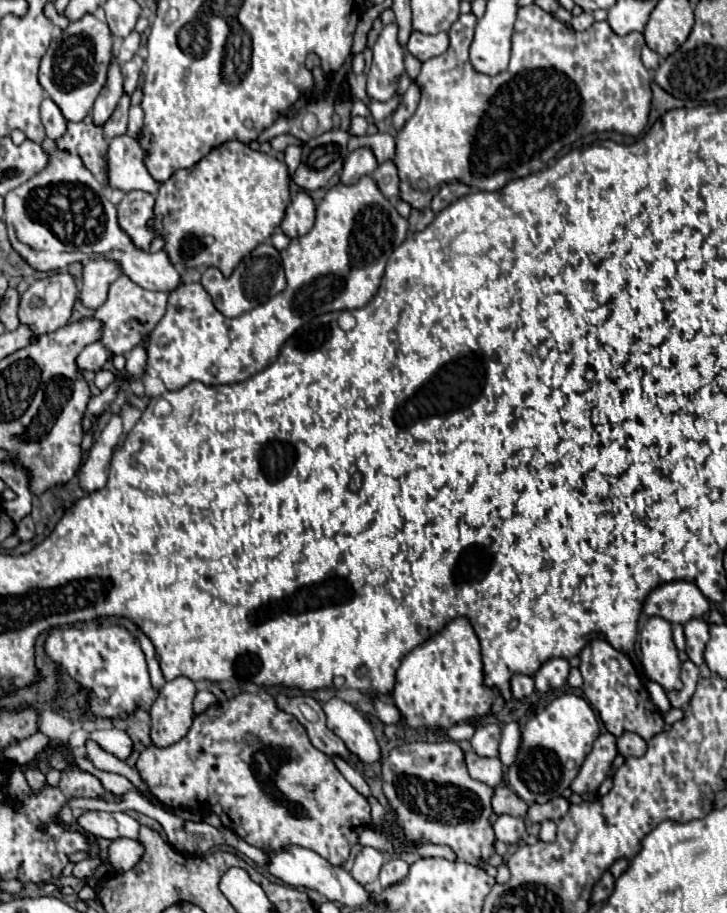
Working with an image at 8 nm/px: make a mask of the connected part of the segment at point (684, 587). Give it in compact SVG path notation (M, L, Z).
M672 581L652 591L644 603L646 615L658 615L670 623L686 623L710 611L708 599L694 583Z

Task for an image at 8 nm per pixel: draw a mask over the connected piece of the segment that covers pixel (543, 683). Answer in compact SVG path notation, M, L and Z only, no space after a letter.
M548 659L538 673L534 675L534 683L536 683L536 691L550 691L550 689L558 689L566 683L568 679L568 671L570 665L566 659Z

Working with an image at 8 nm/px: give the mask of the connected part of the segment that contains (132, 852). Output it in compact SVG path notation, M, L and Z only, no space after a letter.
M114 839L108 847L108 863L114 871L128 871L132 869L142 857L142 845L134 839Z

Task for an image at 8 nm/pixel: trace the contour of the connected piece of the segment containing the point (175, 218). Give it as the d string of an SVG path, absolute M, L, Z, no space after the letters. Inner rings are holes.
M228 141L160 185L156 217L150 225L166 239L164 249L174 265L218 267L224 277L230 277L242 257L268 241L274 229L280 227L288 205L288 167L240 141Z

